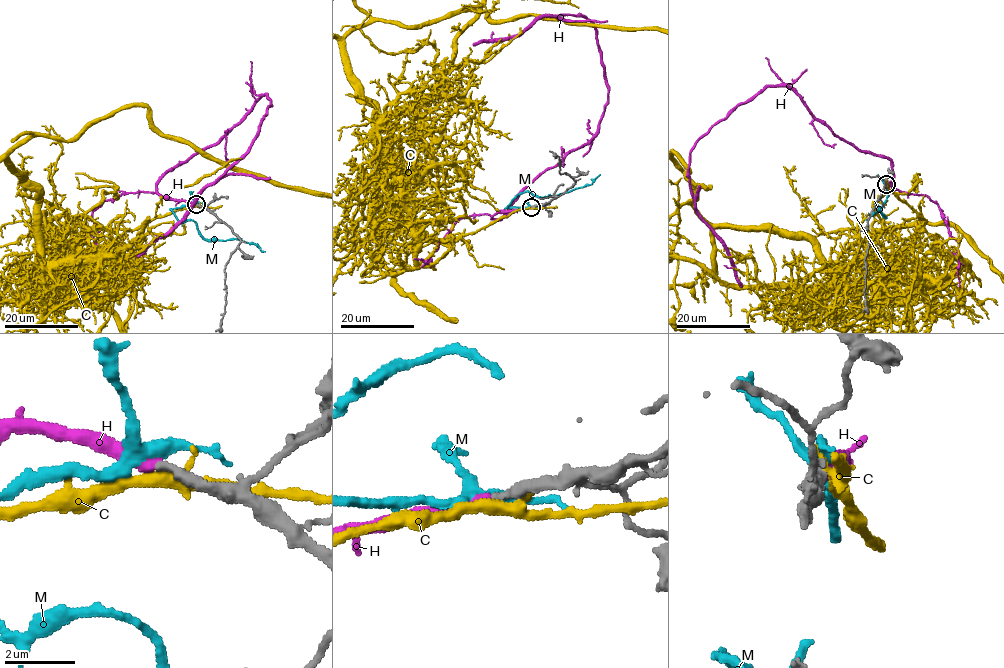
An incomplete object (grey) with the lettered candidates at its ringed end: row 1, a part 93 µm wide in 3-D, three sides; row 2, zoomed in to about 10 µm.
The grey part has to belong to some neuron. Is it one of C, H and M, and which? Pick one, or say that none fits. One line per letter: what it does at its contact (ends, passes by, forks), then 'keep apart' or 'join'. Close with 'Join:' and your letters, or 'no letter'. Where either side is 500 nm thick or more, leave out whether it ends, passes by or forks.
C: it passes by | keep apart
H: it ends | join
M: it forks | keep apart
Join: H

